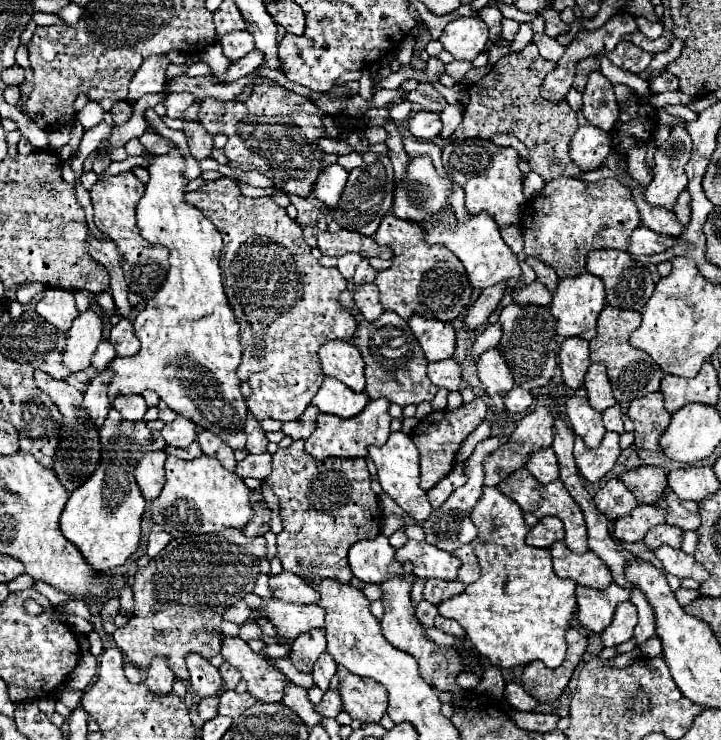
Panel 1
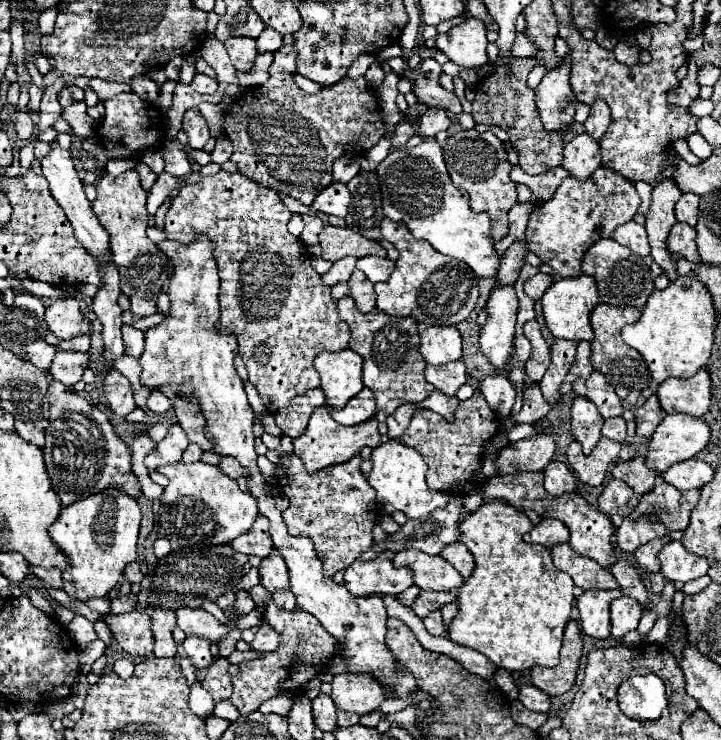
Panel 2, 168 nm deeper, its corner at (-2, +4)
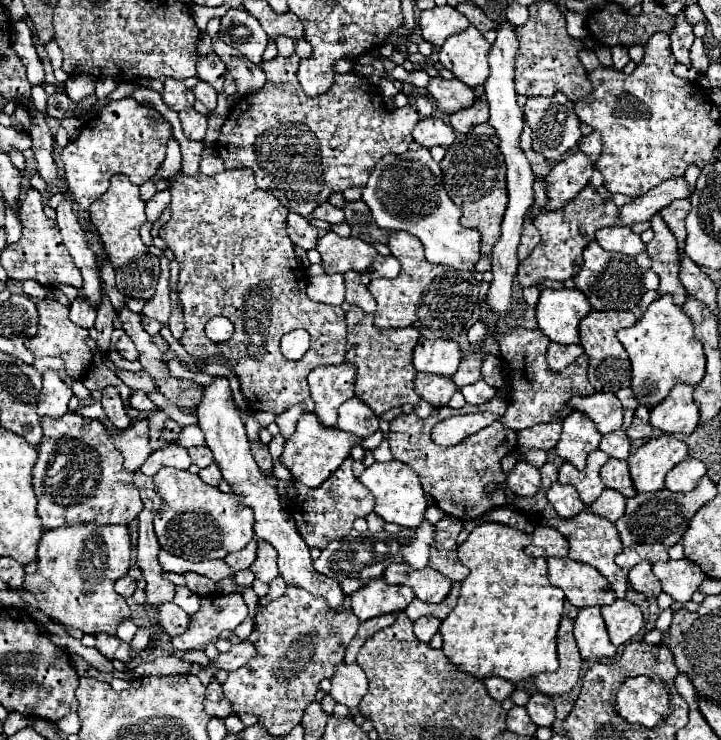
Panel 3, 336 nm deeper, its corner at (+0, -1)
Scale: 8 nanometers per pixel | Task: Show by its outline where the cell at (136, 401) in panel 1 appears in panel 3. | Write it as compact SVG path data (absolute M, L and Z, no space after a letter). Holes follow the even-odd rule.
M109 386L109 388L103 388L103 398L101 398L101 406L107 414L107 418L113 422L115 428L125 428L131 424L125 408L123 408L123 402L121 402L121 396L119 396L119 390L115 386Z

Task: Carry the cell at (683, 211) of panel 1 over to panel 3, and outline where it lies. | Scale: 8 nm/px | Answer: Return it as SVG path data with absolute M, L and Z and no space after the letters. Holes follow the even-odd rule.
M683 198L683 200L673 200L669 206L665 206L659 214L661 214L661 218L665 220L665 224L669 226L669 230L675 234L675 238L677 238L677 242L683 246L683 242L685 242L685 216L689 214L689 210L691 210L691 204L689 204L689 200L687 198Z

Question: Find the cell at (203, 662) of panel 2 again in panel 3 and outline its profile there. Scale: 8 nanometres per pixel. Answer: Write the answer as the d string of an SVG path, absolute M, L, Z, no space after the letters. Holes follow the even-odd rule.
M213 594L201 598L201 608L191 616L189 630L171 636L171 644L179 652L203 650L205 644L219 638L223 630L235 630L247 618L247 606L239 594Z

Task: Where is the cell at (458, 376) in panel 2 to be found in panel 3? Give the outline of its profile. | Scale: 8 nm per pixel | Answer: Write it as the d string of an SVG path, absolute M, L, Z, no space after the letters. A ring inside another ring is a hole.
M419 372L415 382L415 392L425 400L429 402L433 408L441 408L441 406L447 406L453 392L457 390L455 384L451 382L451 378L445 378L445 376L435 376L435 374L423 374Z

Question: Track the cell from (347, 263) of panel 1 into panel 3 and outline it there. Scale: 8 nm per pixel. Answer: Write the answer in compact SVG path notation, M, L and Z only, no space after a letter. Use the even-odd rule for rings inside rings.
M323 274L323 276L309 278L307 294L313 302L341 306L343 298L345 298L343 274Z

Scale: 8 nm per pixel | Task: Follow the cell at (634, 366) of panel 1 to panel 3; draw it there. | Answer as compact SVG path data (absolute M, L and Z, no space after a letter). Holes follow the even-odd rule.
M591 310L589 316L585 316L579 324L579 338L581 346L585 348L585 354L591 358L587 376L589 382L597 392L617 392L619 388L627 388L631 384L631 362L627 358L627 352L623 344L617 340L617 330L633 326L637 322L633 312L599 312Z

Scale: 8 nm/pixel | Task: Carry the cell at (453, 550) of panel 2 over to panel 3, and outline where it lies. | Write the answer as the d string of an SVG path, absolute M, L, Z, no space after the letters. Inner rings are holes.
M445 516L441 522L435 524L435 540L433 550L429 552L429 568L439 570L453 582L465 580L469 570L457 558L457 536L463 530L463 522Z

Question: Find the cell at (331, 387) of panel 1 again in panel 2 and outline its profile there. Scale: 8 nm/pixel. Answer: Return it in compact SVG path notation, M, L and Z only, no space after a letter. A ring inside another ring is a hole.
M365 387L357 397L351 397L351 401L347 401L347 405L343 409L327 407L327 411L341 425L357 425L357 423L371 419L377 413L375 395L371 393L371 389Z

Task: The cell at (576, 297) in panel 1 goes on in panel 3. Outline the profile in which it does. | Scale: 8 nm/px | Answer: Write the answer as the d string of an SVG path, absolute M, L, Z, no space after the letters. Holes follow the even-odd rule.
M543 288L535 306L539 330L559 344L579 344L579 322L591 312L591 304L577 288Z

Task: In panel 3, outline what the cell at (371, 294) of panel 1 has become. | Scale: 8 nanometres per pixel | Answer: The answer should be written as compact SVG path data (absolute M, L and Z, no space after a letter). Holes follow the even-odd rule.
M345 272L343 278L345 278L345 302L355 304L365 312L375 312L375 298L369 294L367 284L361 280L361 276Z

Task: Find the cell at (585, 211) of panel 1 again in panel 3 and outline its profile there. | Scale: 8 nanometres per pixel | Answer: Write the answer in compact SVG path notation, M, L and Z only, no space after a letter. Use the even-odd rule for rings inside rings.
M585 186L577 198L567 202L561 210L555 212L543 212L535 218L535 228L541 234L539 246L533 248L529 258L525 262L519 262L517 268L517 280L521 286L539 286L543 280L557 280L565 282L573 278L581 266L583 266L583 248L595 240L595 232L613 226L617 222L619 208L611 202L611 192L605 190L605 186L593 188Z

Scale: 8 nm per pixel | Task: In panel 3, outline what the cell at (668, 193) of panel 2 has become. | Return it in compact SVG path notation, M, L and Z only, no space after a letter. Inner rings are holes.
M655 214L651 218L651 228L655 232L655 238L647 244L647 252L651 256L651 270L661 278L661 284L657 288L657 294L671 294L673 302L677 306L685 304L687 292L681 286L679 280L679 246L677 240L673 238L671 230L665 228L665 222L659 214Z

